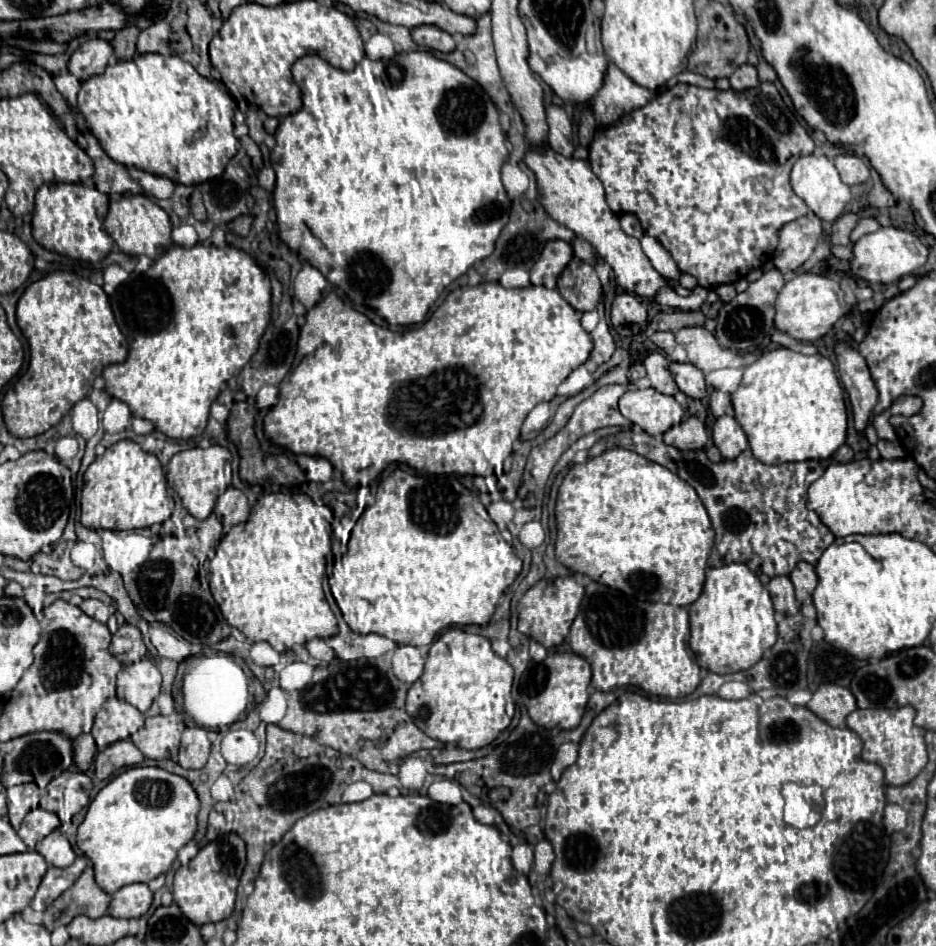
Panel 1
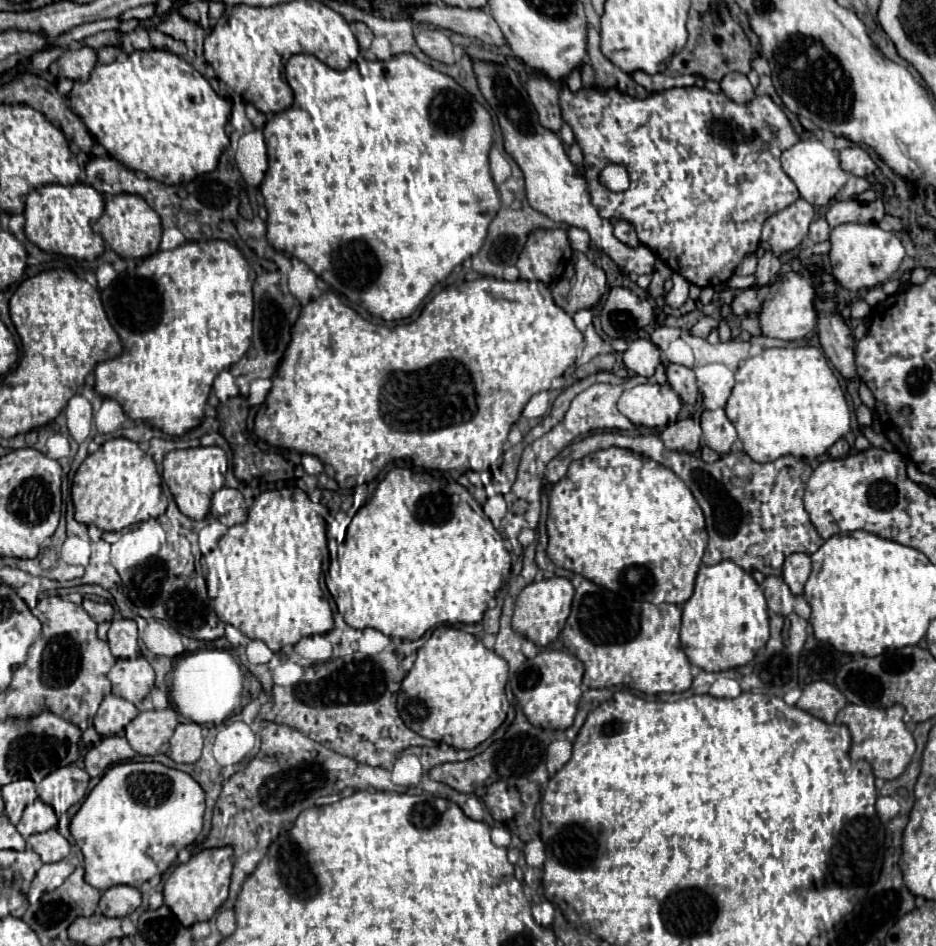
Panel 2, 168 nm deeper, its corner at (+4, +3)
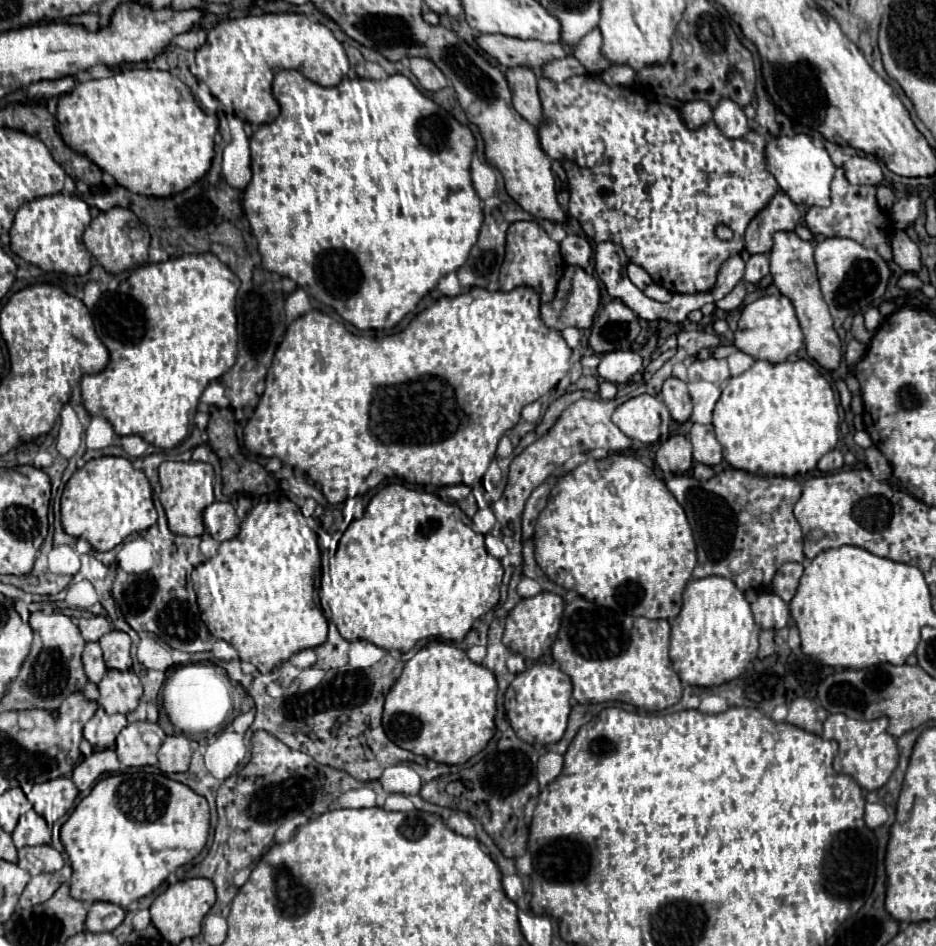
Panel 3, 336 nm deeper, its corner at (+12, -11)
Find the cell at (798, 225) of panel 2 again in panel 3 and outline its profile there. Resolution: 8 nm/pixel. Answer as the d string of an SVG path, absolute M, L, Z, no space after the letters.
M777 191L773 199L751 219L745 231L745 249L749 253L769 253L775 231L793 231L799 221L799 209L785 191Z

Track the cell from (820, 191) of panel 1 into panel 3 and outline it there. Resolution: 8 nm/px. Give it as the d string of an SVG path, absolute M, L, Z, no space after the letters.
M799 133L793 137L769 137L765 147L767 169L777 179L781 191L785 191L793 203L813 207L813 205L829 205L829 185L835 175L835 165L827 153L827 149L815 147L813 139L807 133Z

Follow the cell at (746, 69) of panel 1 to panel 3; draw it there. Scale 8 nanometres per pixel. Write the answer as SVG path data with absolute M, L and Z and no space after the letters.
M723 99L717 105L717 109L713 111L713 121L719 127L719 131L729 139L743 137L749 131L749 123L743 109L729 99Z

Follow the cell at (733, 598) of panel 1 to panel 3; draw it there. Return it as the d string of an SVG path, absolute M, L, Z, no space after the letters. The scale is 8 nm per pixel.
M705 577L705 579L691 579L683 591L683 609L671 623L671 665L677 671L679 679L689 685L699 687L713 687L729 683L731 679L739 677L745 667L757 657L757 635L759 629L753 621L751 607L741 591L737 591L735 583L725 577Z

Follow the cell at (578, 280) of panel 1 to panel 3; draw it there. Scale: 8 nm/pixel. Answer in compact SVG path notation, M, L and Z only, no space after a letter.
M567 267L553 301L541 305L541 319L549 329L587 329L599 309L599 283L581 267Z

